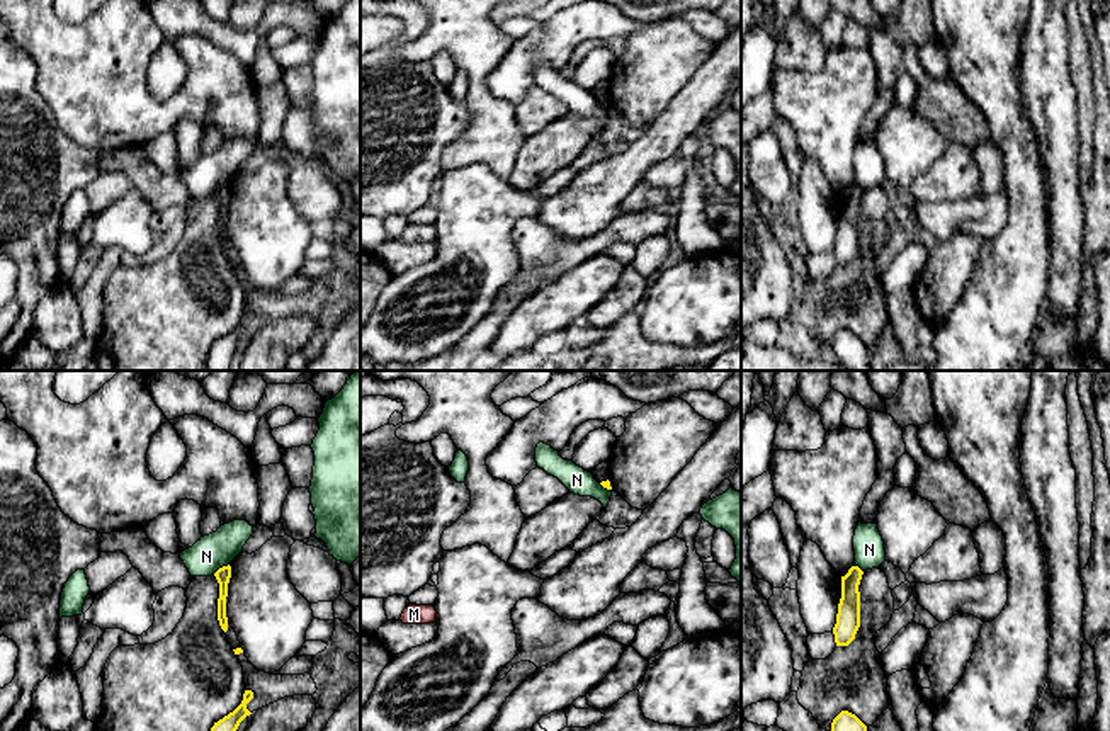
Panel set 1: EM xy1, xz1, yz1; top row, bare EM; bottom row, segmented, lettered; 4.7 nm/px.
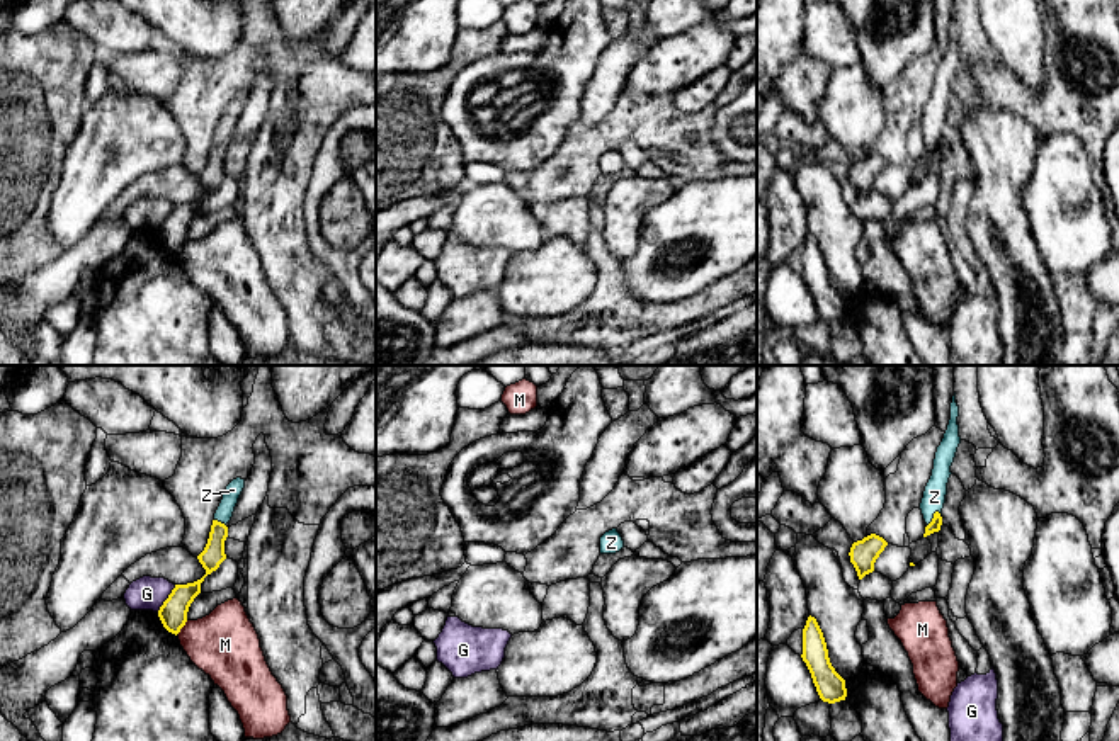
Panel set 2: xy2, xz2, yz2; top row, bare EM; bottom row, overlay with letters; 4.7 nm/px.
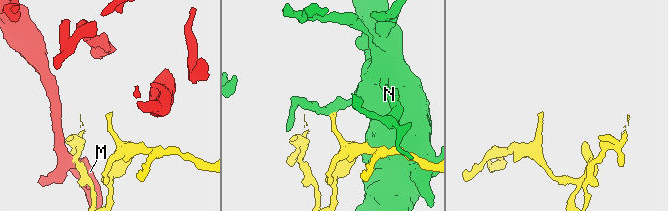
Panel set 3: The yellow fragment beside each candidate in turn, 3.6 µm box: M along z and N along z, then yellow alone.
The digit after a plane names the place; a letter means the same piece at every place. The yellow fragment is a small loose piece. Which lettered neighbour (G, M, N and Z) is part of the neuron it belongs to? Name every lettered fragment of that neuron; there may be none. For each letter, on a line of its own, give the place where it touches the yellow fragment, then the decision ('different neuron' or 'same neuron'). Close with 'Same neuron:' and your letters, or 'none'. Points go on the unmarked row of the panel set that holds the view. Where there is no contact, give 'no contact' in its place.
G: contact xy2 (167, 218); different neuron
M: contact xy2 (182, 245); different neuron
N: contact xy1 (220, 187); different neuron
Z: contact yz2 (932, 138); same neuron
Same neuron: Z

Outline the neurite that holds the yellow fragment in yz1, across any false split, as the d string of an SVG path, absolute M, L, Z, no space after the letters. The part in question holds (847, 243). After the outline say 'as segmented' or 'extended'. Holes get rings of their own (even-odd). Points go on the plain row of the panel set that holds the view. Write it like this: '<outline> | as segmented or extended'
M852 185L841 196L841 218L838 223L836 243L833 246L836 265L848 265L860 246L860 211L858 204L864 190Z | as segmented

